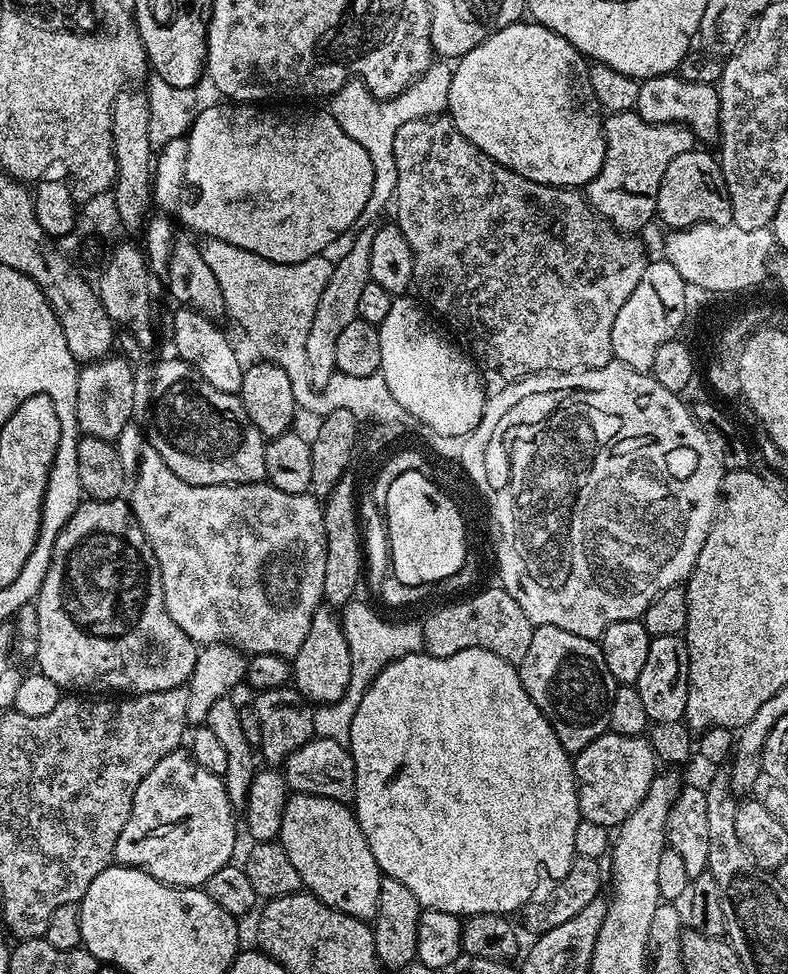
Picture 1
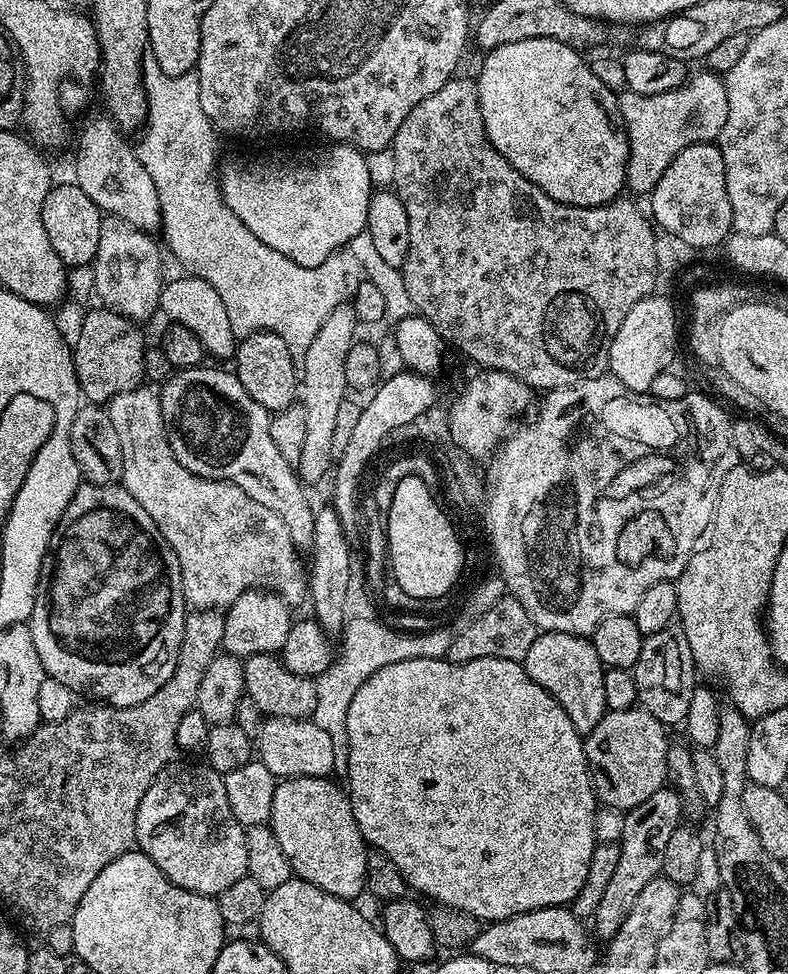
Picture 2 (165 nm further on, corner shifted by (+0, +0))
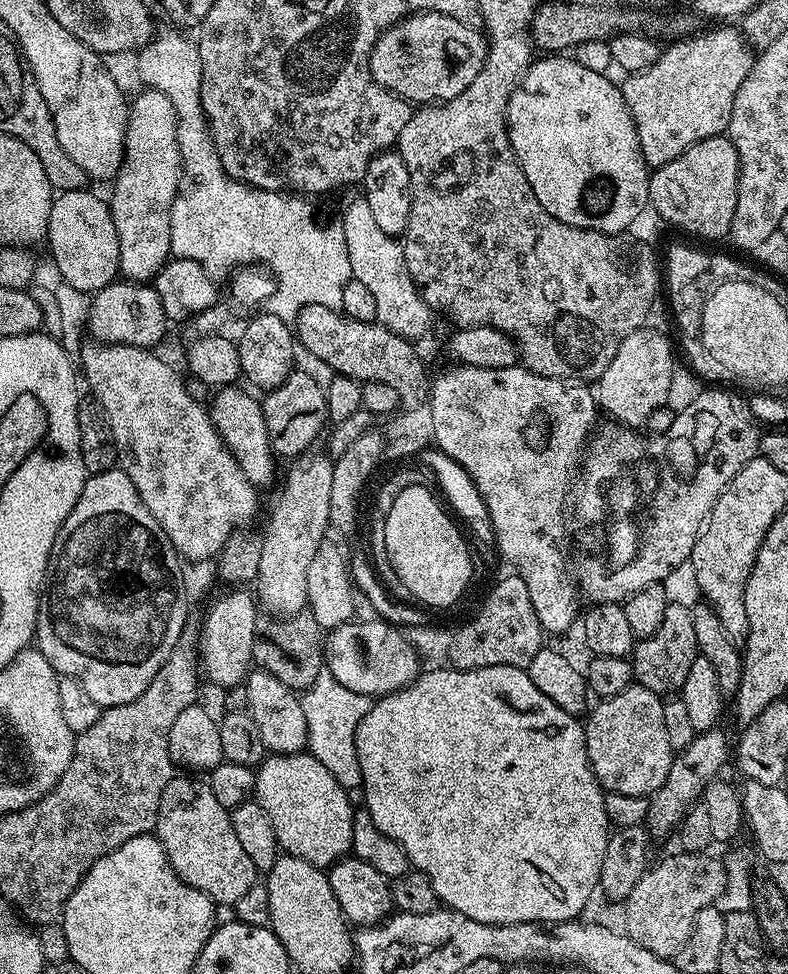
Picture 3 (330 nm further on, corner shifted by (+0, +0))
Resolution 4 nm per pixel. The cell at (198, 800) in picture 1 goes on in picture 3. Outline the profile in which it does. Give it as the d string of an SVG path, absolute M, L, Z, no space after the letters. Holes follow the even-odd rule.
M176 774L164 787L154 834L162 842L170 866L174 866L182 882L205 892L213 905L235 906L238 898L258 883L258 873L234 834L229 809L214 798L207 782L195 778L192 774Z

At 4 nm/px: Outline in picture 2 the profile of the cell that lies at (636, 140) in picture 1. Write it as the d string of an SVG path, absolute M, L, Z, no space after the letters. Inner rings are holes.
M702 70L674 90L658 94L619 93L620 118L628 136L628 169L626 184L636 192L651 194L666 166L686 146L715 141L726 124L726 86L717 73Z

